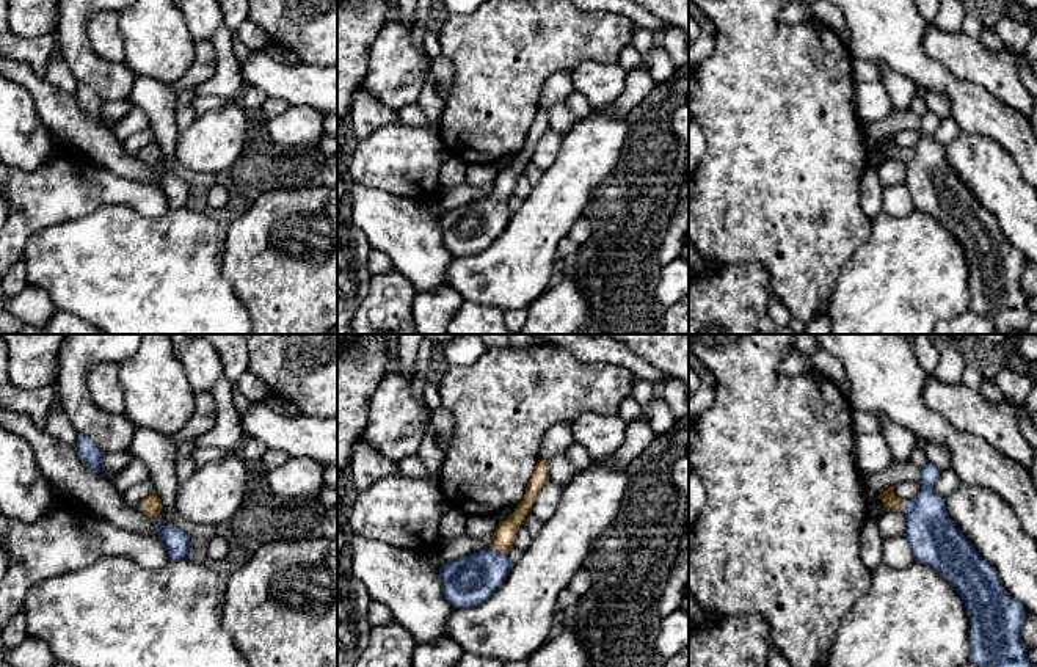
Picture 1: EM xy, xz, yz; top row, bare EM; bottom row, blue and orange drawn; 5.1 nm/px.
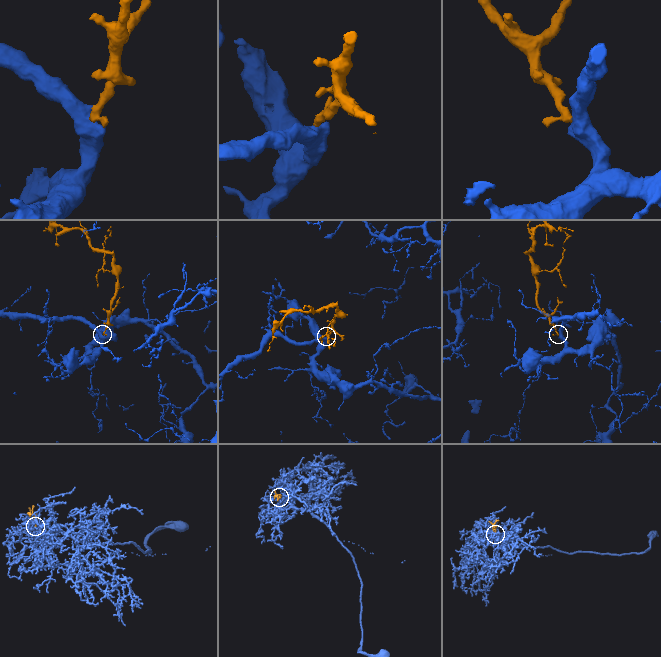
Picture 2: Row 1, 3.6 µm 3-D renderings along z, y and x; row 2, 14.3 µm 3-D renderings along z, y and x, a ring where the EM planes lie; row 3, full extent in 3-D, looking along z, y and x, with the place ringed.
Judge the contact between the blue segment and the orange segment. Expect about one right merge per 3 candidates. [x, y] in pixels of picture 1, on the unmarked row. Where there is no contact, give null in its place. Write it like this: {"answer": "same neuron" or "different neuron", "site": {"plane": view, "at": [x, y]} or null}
{"answer": "same neuron", "site": {"plane": "xz", "at": [499, 201]}}

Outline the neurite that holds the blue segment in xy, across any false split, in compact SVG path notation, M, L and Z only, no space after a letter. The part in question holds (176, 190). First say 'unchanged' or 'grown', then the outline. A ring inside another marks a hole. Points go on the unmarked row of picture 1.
grown | M155 138L146 144L135 157L152 168L158 180L158 190L166 198L169 210L187 206L190 198L190 185L173 173L162 174L157 171L157 165L160 163L162 157L162 148Z

